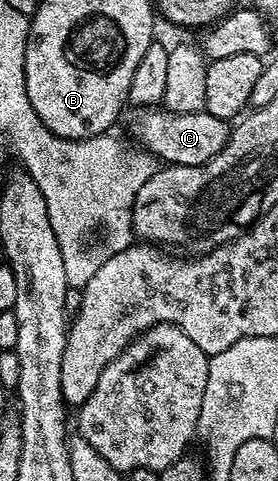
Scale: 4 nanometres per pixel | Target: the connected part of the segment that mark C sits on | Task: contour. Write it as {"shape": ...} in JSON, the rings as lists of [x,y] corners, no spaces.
{"shape":[[[146,111],[143,117],[134,121],[134,137],[155,158],[163,157],[163,162],[172,165],[203,165],[212,159],[226,146],[230,137],[231,126],[221,121],[216,115],[201,113],[172,113],[161,111]]]}

